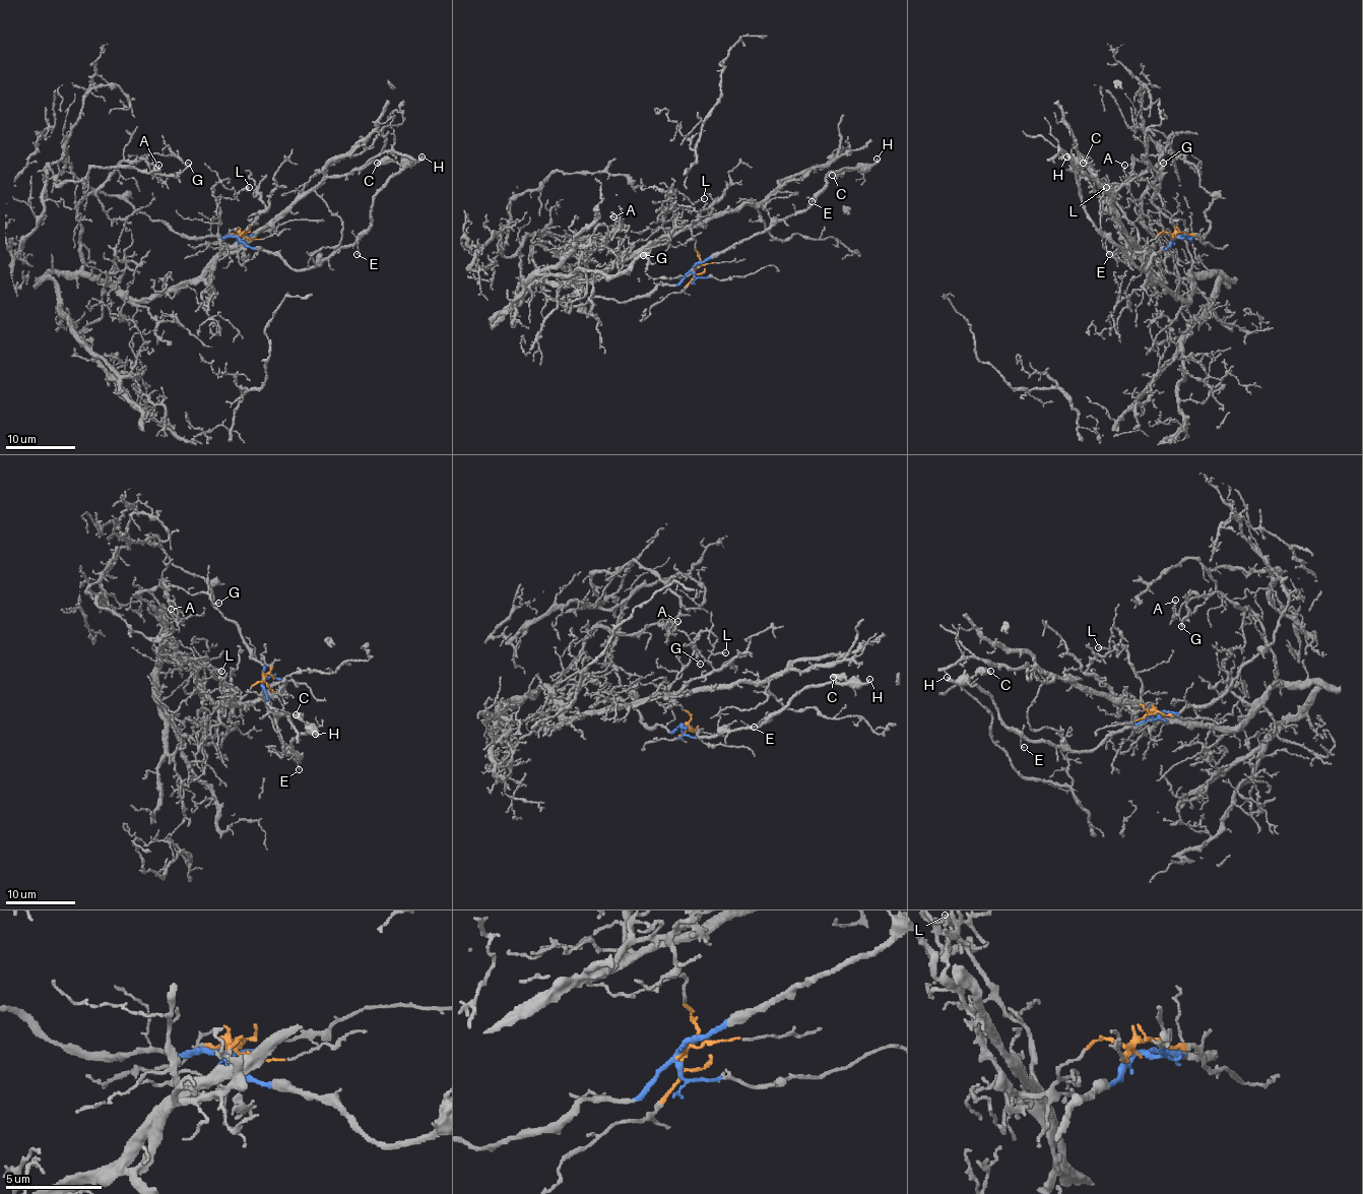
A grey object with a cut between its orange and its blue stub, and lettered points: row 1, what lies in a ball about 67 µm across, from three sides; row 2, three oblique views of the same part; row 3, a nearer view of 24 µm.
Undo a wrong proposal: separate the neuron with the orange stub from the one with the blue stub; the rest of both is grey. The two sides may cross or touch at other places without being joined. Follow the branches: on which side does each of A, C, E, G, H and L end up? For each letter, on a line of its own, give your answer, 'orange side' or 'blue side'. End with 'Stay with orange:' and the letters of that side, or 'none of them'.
A: orange side
C: blue side
E: blue side
G: orange side
H: blue side
L: orange side
Stay with orange: A, G, L

